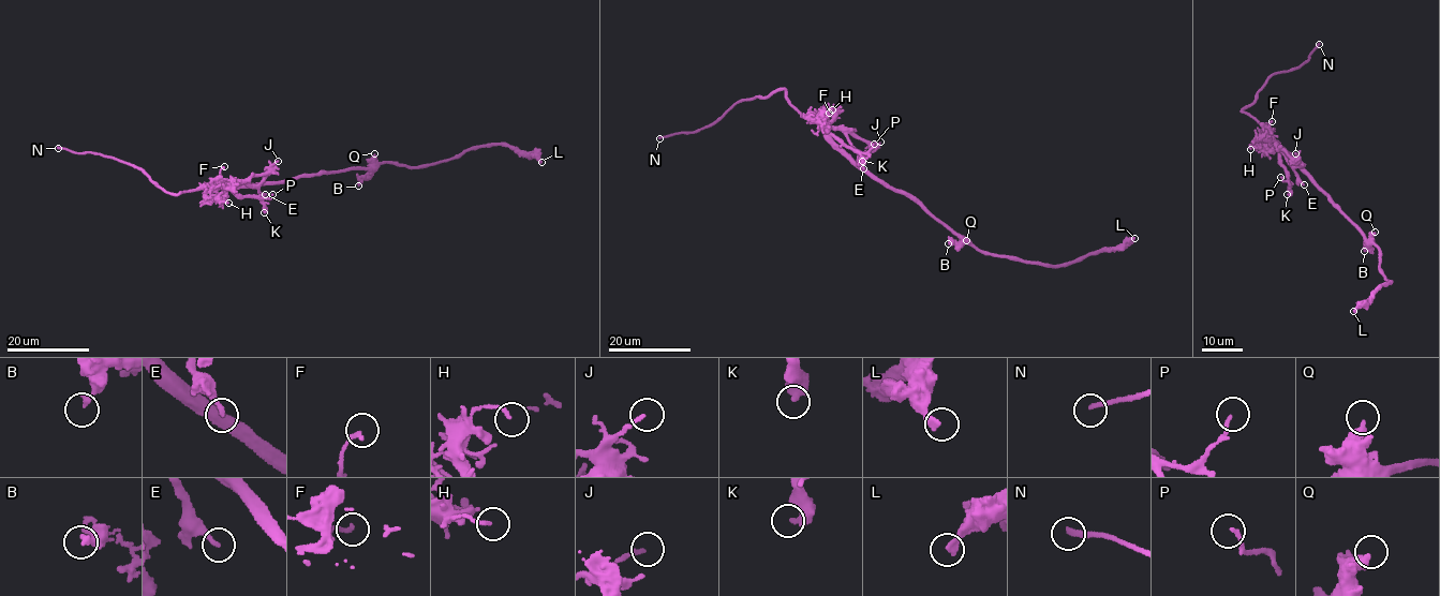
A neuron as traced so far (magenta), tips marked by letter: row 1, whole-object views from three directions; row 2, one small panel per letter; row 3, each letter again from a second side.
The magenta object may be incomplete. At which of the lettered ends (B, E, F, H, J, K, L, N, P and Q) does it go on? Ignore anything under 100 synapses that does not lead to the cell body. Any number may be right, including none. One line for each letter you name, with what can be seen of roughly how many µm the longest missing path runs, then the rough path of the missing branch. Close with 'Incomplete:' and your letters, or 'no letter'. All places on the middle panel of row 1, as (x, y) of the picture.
N: 9 µm | (659, 138), (635, 137), (629, 144)
Incomplete: N

